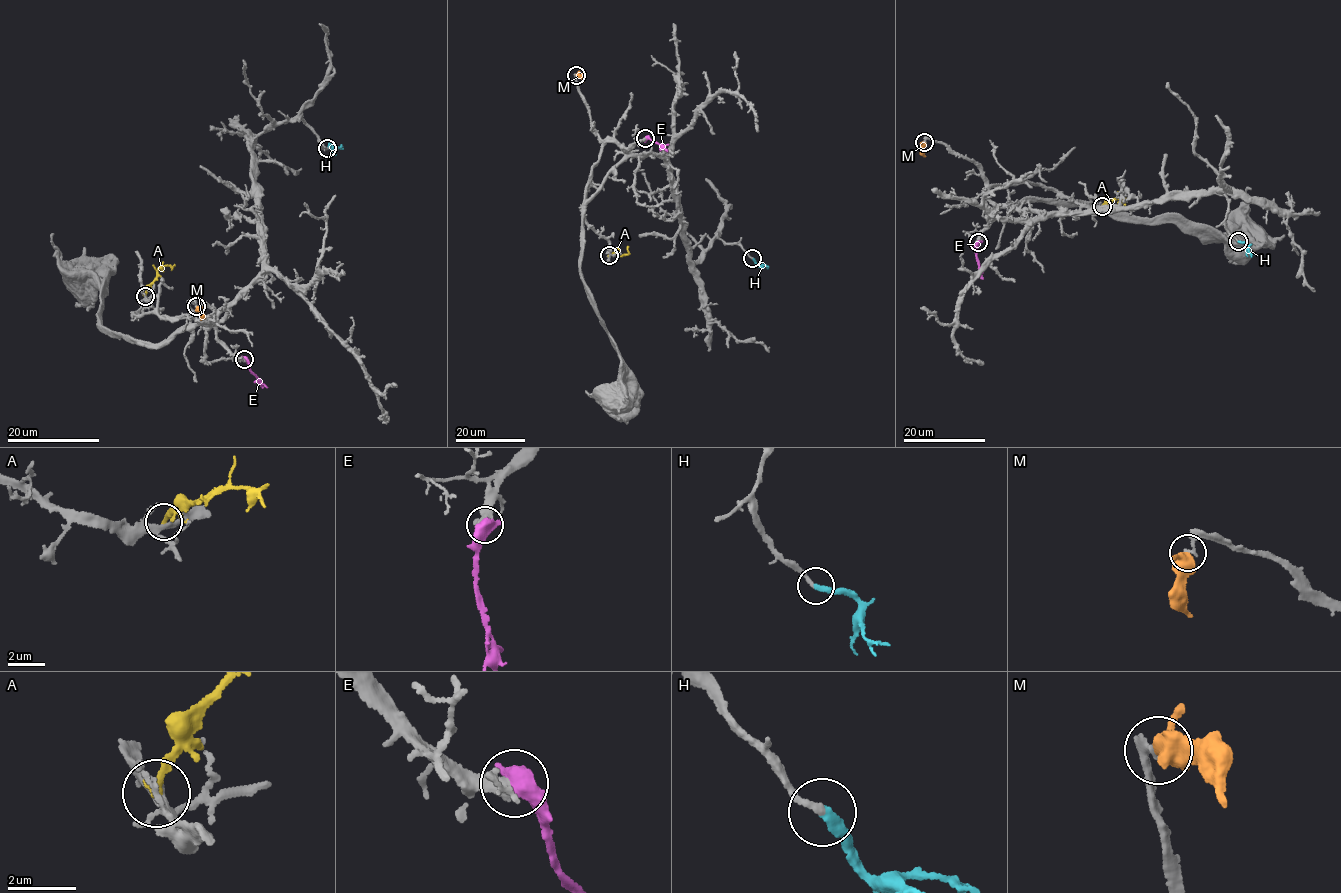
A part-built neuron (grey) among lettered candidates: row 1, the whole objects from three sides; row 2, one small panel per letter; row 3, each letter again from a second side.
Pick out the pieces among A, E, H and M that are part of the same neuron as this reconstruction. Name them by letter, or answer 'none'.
H

